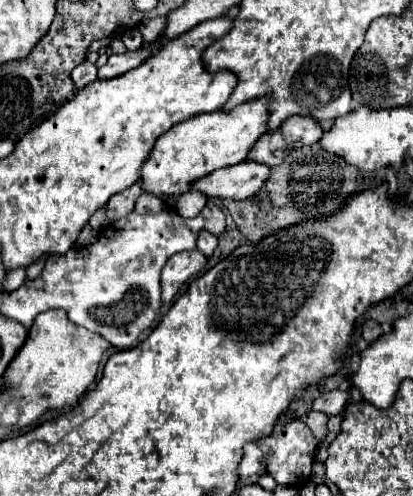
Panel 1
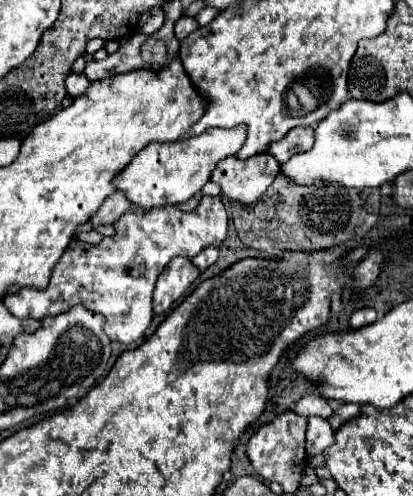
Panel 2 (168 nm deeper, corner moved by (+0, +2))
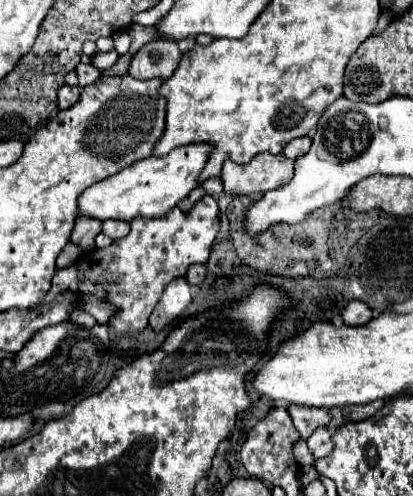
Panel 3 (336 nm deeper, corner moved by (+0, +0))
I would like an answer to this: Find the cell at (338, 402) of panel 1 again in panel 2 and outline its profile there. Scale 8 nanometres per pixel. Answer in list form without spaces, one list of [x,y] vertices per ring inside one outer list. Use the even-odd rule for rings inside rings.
[[[309,393],[309,395],[303,395],[299,399],[299,403],[295,405],[295,413],[303,415],[303,417],[311,417],[311,415],[319,415],[323,419],[331,417],[333,409],[327,401],[321,401],[321,397],[317,397],[317,393]]]

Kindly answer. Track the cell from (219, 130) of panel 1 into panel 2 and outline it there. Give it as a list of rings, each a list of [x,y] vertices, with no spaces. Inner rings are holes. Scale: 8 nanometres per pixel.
[[[237,125],[237,129],[207,129],[201,135],[169,143],[153,141],[153,145],[147,145],[141,153],[137,153],[135,161],[131,161],[127,169],[115,177],[115,185],[133,205],[143,209],[183,203],[201,191],[219,161],[237,155],[243,141],[245,125]]]

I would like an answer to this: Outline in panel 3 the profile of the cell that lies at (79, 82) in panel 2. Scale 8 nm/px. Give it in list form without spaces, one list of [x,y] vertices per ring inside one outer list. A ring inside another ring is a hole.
[[[63,85],[57,93],[57,107],[59,109],[69,109],[71,105],[75,105],[79,101],[79,93],[81,89],[79,87],[69,87],[69,85]]]

